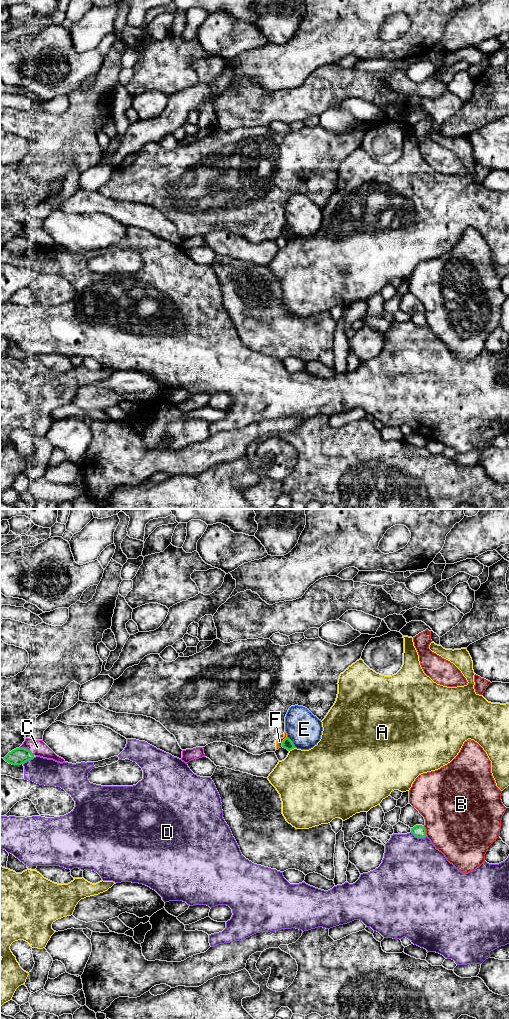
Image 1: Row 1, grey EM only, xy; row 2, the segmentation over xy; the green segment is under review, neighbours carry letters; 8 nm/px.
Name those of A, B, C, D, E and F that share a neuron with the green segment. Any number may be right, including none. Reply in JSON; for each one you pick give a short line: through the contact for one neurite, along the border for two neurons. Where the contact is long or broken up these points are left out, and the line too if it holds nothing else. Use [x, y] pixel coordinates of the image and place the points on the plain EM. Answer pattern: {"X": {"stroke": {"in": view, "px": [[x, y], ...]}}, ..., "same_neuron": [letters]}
{"same_neuron": []}

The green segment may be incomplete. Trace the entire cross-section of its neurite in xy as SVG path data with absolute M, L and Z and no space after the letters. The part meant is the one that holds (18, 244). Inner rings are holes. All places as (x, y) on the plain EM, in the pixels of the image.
M16 236L9 240L3 247L12 253L21 253L34 246L34 243L25 236Z

